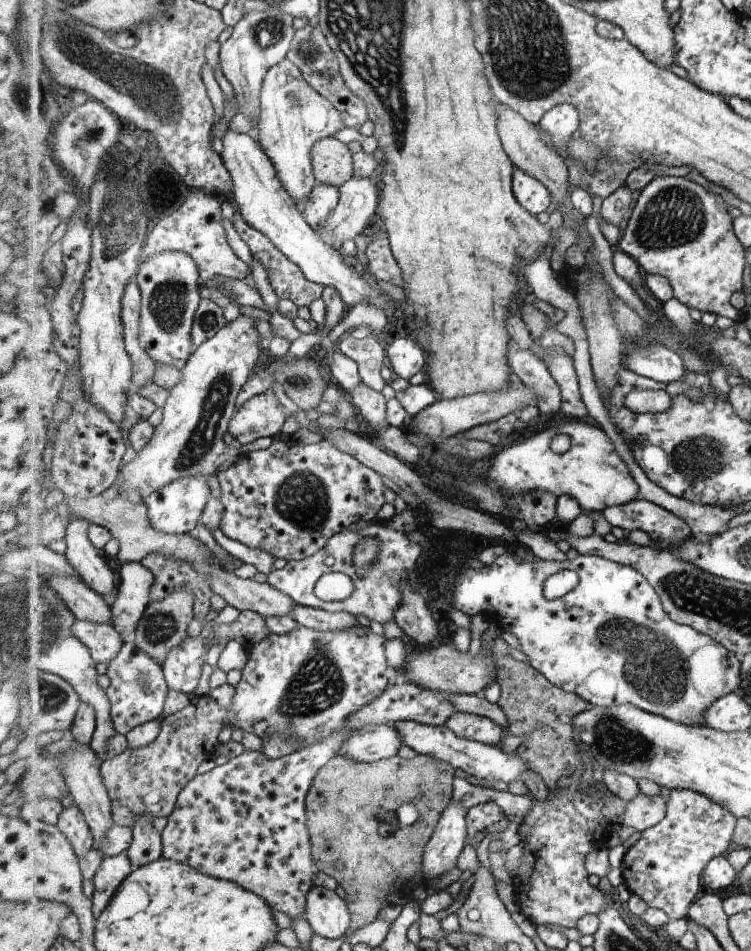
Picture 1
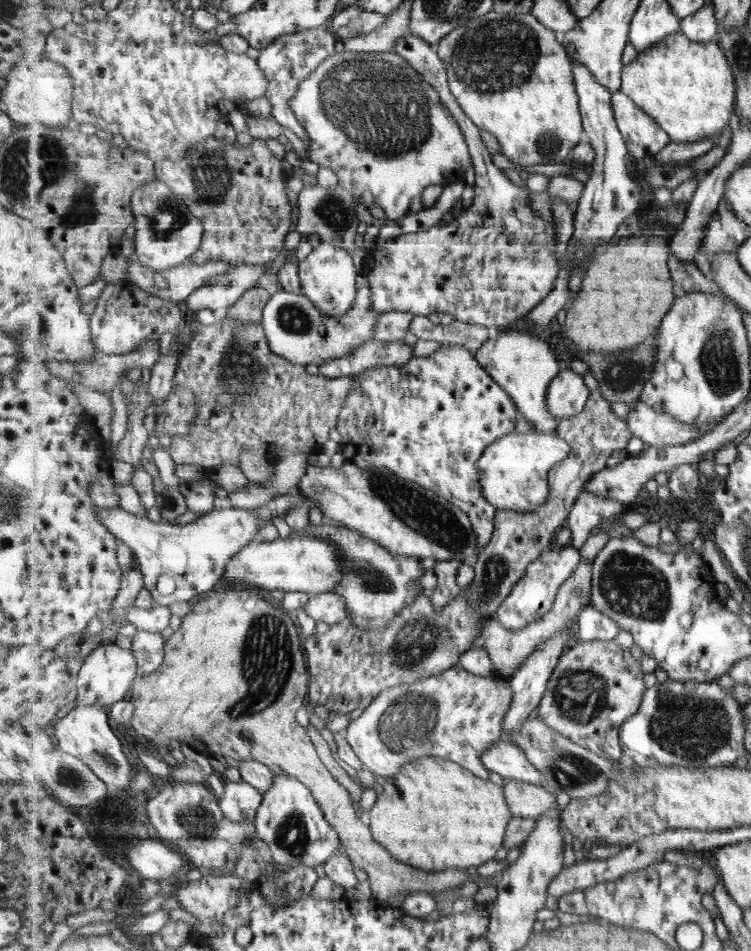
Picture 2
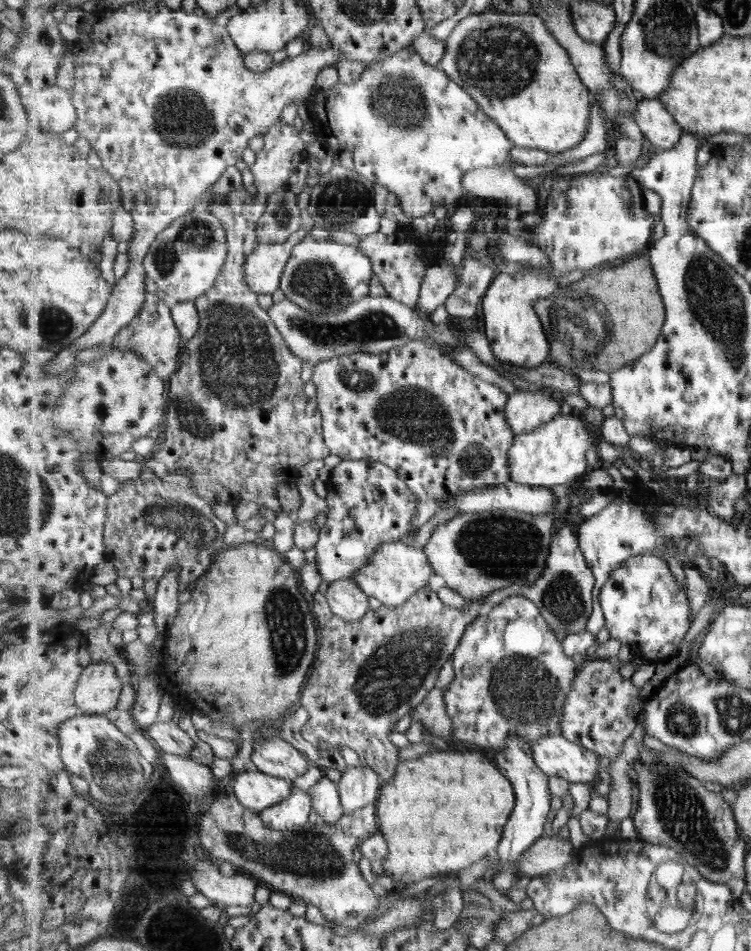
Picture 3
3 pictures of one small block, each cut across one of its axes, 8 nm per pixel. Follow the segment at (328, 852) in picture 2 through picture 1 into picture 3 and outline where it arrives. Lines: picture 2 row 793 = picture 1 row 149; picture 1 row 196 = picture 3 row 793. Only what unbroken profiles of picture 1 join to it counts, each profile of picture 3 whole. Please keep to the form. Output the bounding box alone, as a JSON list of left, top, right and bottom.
[260,787,313,832]

